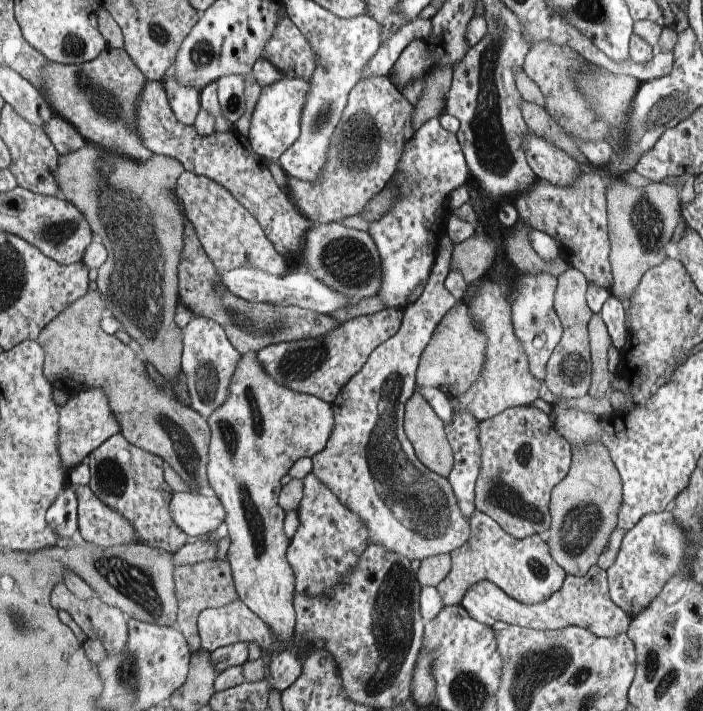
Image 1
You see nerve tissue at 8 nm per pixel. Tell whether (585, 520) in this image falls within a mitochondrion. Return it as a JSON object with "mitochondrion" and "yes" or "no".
{"mitochondrion":"yes"}

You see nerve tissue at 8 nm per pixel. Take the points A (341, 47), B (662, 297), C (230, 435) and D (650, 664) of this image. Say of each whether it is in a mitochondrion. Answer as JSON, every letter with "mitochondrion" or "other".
{"A":"other","B":"other","C":"mitochondrion","D":"mitochondrion"}

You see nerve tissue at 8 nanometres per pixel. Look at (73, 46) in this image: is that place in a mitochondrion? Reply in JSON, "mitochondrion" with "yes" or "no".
{"mitochondrion":"yes"}

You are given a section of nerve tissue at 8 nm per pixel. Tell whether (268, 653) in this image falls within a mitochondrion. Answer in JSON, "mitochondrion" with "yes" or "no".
{"mitochondrion":"no"}

